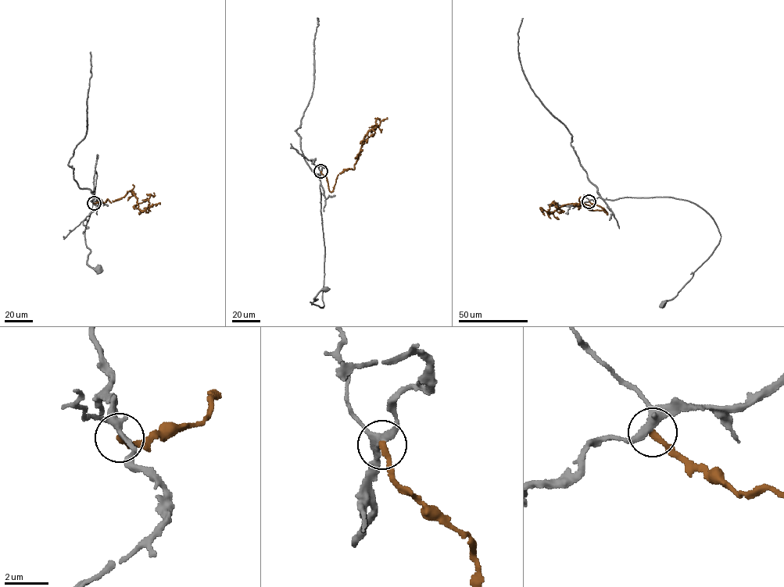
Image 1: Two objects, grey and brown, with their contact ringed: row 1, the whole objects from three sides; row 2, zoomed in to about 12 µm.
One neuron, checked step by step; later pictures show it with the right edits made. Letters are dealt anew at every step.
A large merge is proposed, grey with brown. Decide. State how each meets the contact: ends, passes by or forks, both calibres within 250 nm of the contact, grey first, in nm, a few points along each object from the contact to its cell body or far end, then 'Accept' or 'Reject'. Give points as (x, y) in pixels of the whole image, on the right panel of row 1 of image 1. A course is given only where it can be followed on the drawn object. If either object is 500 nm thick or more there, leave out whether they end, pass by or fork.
At the ring grey forks. At the ring brown ends. Thickness 280 nm (grey) against 280 nm. Course of grey: (588, 201), (599, 197), (674, 197), (695, 203), (711, 217), (721, 236), (719, 243), (677, 295), (662, 304). Course of brown: (588, 201), (607, 214), (589, 210), (585, 204), (571, 204), (548, 214), (541, 208), (544, 215). Reject

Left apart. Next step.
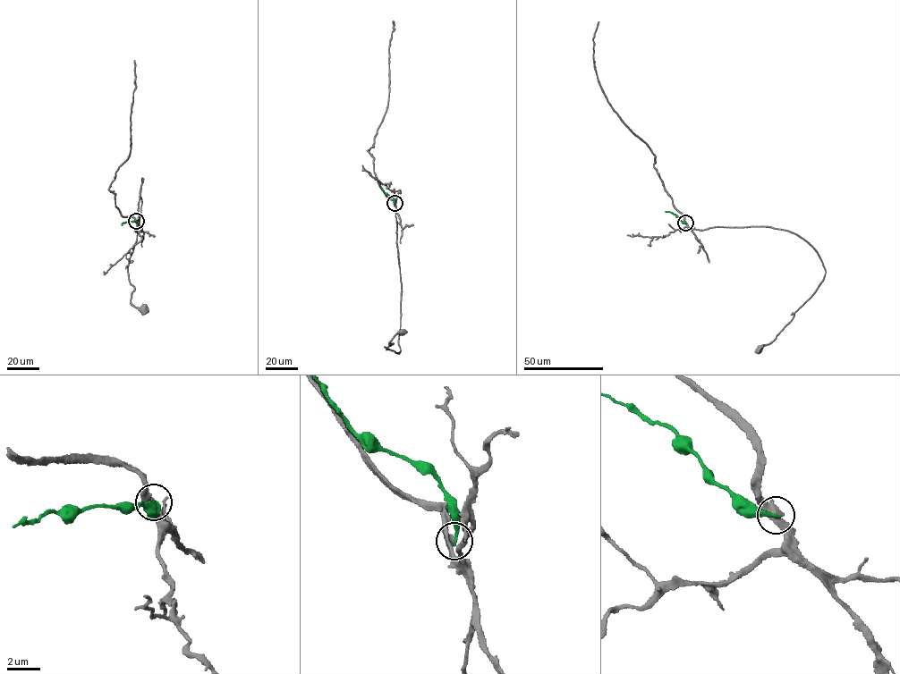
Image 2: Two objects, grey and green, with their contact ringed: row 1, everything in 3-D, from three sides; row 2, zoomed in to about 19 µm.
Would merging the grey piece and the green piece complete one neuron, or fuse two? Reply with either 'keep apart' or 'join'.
keep apart

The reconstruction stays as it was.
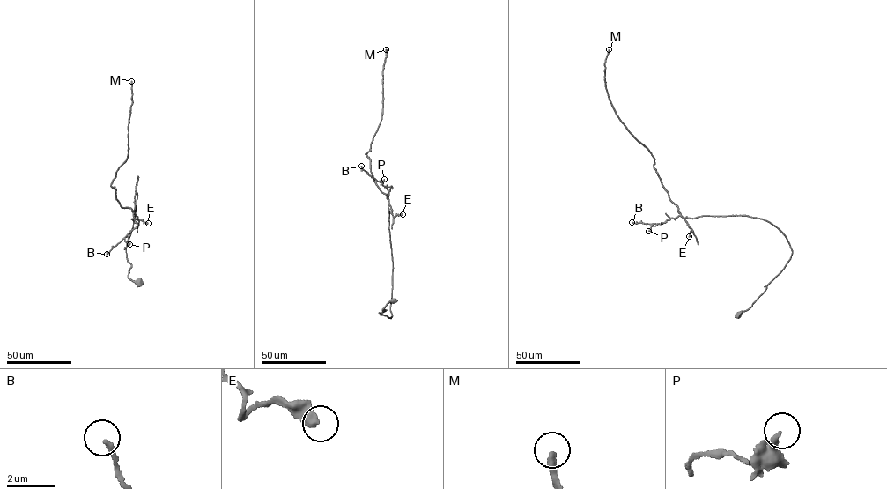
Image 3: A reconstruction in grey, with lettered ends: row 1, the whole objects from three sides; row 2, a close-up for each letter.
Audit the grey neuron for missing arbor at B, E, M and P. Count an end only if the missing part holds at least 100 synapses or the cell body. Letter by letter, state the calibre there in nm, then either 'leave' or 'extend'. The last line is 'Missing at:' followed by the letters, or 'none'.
B: 160 nm | leave
E: 440 nm | leave
M: 300 nm | extend
P: 200 nm | leave
Missing at: M

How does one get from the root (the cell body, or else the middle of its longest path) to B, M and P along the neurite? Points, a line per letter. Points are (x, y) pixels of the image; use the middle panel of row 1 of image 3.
B: (393, 300), (387, 304), (380, 314), (392, 316), (393, 266), (388, 197), (391, 187), (383, 186), (361, 166)
M: (393, 300), (380, 314), (392, 316), (388, 201), (374, 181), (365, 154), (381, 118), (386, 49)
P: (393, 300), (380, 314), (392, 316), (388, 197), (391, 187), (379, 181), (384, 179)

